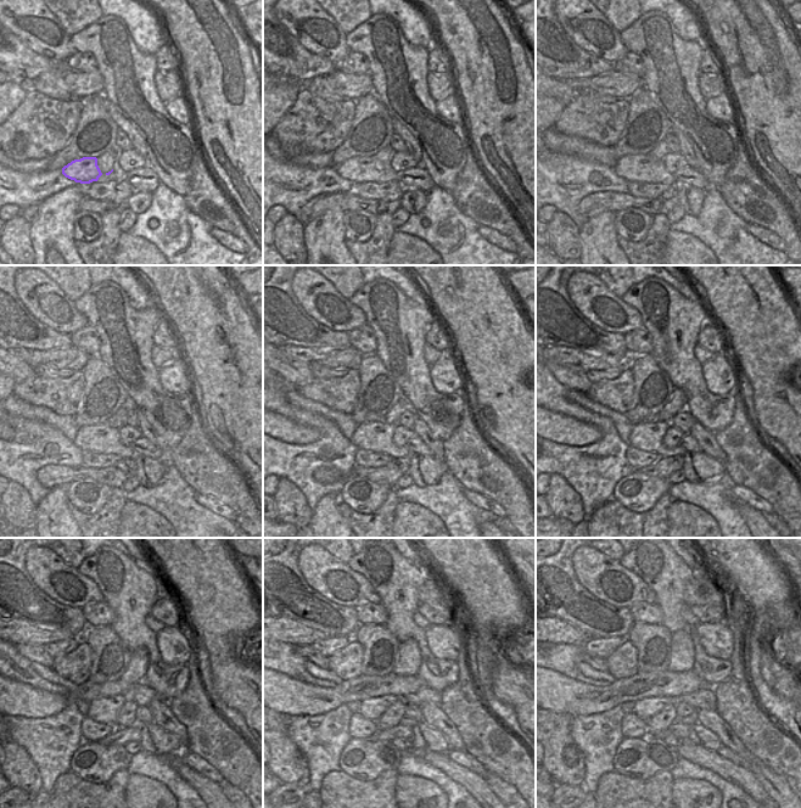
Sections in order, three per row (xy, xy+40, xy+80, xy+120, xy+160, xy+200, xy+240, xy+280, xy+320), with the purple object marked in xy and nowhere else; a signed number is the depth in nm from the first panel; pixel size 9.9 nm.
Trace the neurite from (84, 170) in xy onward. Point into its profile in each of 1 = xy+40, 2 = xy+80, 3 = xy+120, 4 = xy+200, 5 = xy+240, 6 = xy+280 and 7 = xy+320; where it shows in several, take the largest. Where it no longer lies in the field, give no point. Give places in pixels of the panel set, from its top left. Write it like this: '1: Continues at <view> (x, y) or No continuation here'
1: Continues at xy+40 (359, 169)
2: Continues at xy+80 (638, 167)
3: Continues at xy+120 (93, 438)
4: Continues at xy+200 (645, 436)
5: Continues at xy+240 (104, 711)
6: Continues at xy+280 (373, 708)
7: Continues at xy+320 (645, 708)

